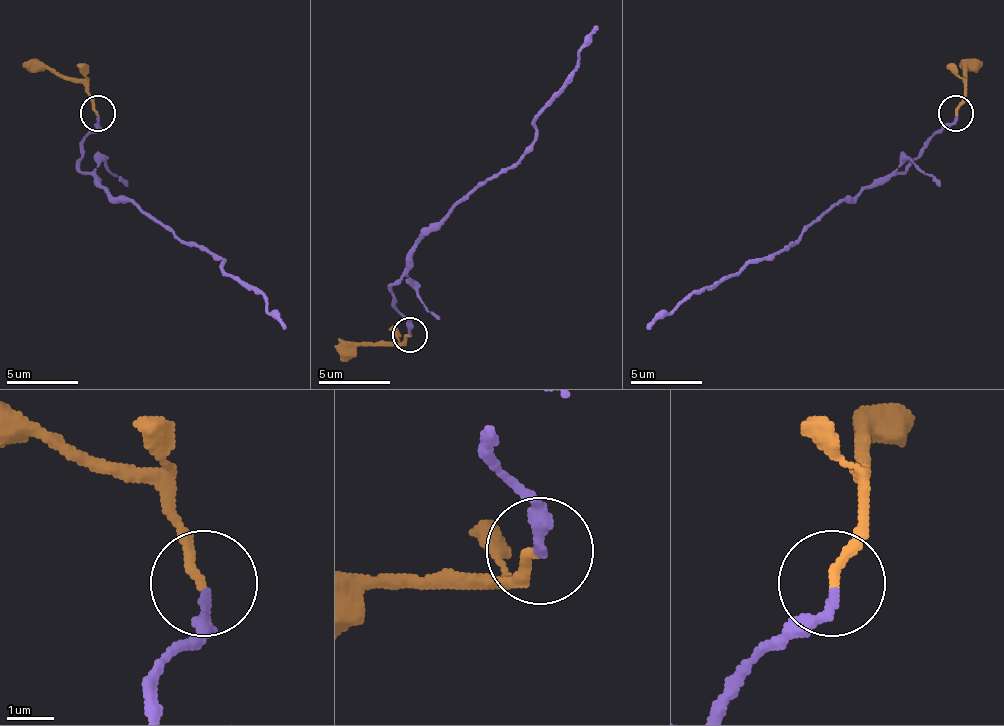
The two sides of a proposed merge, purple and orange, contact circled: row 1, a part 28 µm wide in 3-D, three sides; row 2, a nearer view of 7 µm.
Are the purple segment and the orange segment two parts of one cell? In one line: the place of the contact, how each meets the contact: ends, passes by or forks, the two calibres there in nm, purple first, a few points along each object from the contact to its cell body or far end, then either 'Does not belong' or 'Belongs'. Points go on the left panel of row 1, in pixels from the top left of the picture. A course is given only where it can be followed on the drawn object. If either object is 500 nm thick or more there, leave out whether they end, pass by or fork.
Place: (97, 113). At the ring purple ends. At the ring orange ends. Thickness 200 nm (purple) against 200 nm. Course of purple: (96, 114), (79, 168), (96, 178), (118, 200), (132, 200), (221, 260), (221, 268), (261, 293), (286, 328). Course of orange: (96, 114), (79, 82), (22, 64). Belongs

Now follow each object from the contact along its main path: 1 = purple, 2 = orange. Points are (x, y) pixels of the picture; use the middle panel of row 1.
1: (408, 335), (391, 285), (408, 253), (523, 153), (533, 139), (533, 118), (598, 25)
2: (408, 335), (391, 343), (334, 346)

